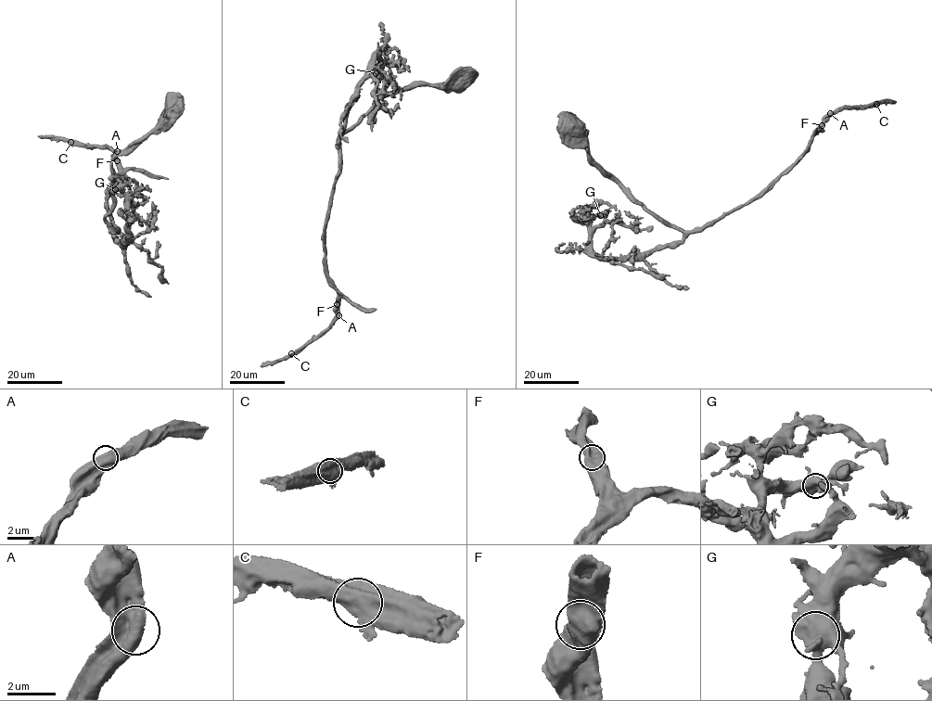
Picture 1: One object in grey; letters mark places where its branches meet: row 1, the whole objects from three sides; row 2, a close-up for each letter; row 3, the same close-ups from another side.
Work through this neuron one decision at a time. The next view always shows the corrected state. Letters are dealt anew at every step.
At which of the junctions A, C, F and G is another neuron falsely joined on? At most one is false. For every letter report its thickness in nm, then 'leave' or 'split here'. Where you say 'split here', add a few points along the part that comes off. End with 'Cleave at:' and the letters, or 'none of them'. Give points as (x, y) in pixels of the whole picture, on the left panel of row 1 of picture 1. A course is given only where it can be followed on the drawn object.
A: calibre 750 nm; leave
C: calibre 750 nm; leave
F: calibre 800 nm; leave
G: calibre 700 nm; leave
Cleave at: none of them

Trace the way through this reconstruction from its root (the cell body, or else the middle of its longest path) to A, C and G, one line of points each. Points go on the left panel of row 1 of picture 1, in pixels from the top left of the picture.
A: (172, 108), (112, 161), (116, 186), (105, 216), (119, 234), (107, 200), (119, 169), (117, 151)
C: (172, 108), (112, 161), (116, 186), (105, 216), (119, 234), (107, 200), (115, 154), (70, 142)
G: (172, 108), (112, 161), (116, 186), (105, 216), (121, 242), (128, 226), (126, 194), (115, 189)

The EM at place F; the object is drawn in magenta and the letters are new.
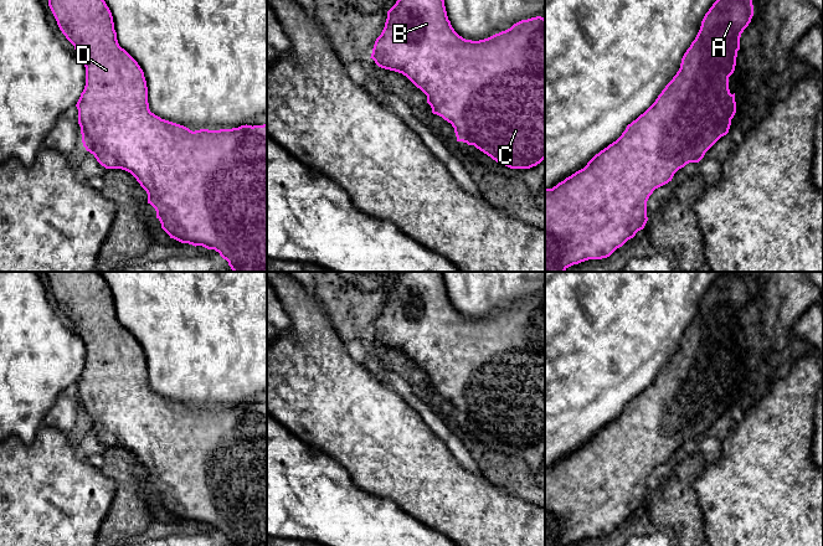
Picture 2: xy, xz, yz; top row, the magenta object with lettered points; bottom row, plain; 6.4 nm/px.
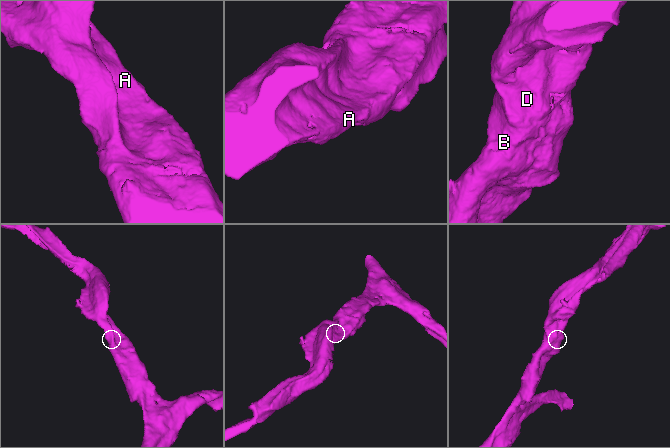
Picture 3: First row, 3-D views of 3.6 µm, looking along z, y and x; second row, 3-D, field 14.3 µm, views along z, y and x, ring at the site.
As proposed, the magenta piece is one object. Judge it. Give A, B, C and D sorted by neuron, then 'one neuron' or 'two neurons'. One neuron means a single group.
groups A B C D; one neuron

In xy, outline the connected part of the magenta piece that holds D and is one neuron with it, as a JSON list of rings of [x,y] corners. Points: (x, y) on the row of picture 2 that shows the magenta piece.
[[[48,0],[48,6],[86,67],[86,86],[76,104],[86,150],[106,169],[122,169],[137,179],[170,238],[215,249],[233,272],[267,272],[267,124],[192,132],[161,119],[149,109],[144,72],[119,46],[106,1]]]

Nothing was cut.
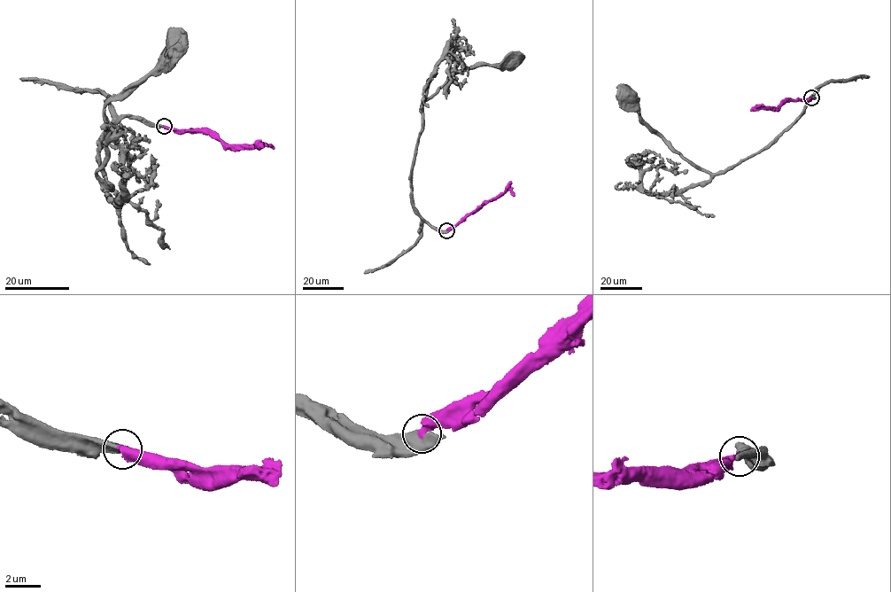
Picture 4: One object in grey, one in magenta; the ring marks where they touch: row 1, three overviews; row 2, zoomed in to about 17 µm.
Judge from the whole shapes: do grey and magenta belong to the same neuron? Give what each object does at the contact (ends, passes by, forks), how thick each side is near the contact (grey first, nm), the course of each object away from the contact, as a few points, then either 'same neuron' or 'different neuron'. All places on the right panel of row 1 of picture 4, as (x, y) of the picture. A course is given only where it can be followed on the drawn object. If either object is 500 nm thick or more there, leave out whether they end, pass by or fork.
grey passes by | magenta ends | 420/480 nm | grey via (811, 97), (775, 139), (709, 174), (641, 120), (628, 95) | magenta via (811, 97), (785, 101), (775, 107), (763, 105) | same neuron

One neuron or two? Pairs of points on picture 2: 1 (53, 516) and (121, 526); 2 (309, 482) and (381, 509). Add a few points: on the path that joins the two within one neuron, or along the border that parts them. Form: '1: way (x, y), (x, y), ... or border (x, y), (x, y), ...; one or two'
1: border (113, 498), (112, 505), (97, 532); two
2: way (327, 499), (337, 509), (364, 509); one

